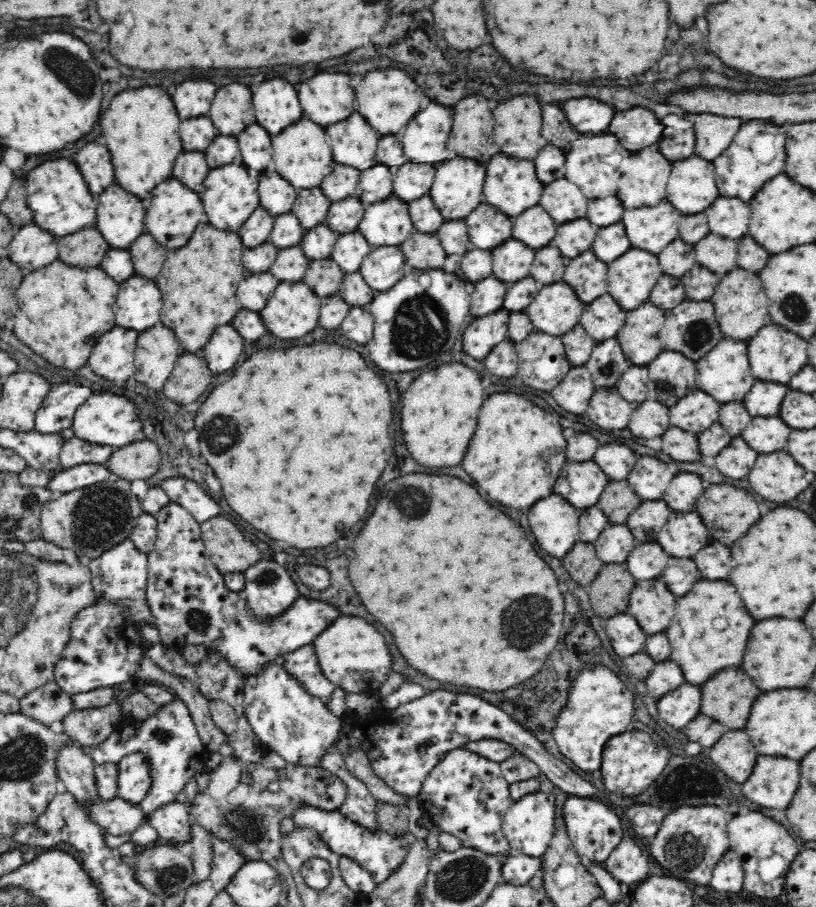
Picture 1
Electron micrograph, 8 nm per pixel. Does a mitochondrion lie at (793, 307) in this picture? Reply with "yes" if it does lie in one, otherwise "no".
yes

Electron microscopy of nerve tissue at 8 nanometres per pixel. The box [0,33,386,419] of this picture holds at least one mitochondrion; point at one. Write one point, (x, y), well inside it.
(66, 66)

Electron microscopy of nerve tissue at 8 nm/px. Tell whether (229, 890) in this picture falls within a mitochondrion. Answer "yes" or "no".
no

